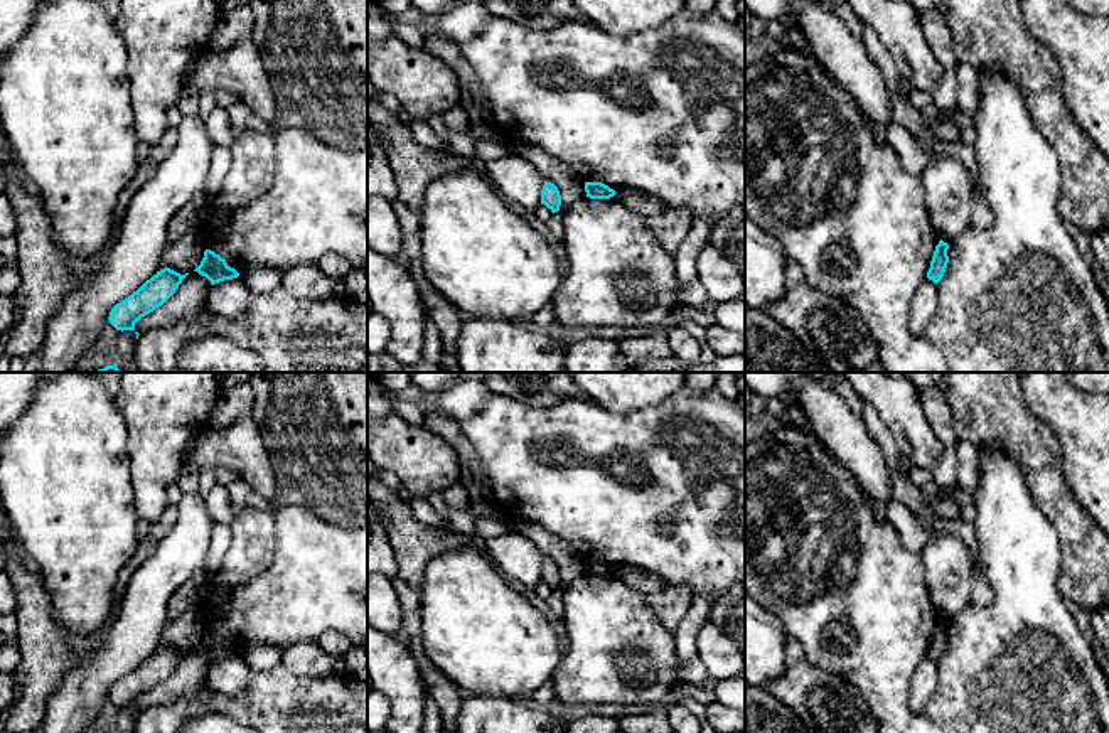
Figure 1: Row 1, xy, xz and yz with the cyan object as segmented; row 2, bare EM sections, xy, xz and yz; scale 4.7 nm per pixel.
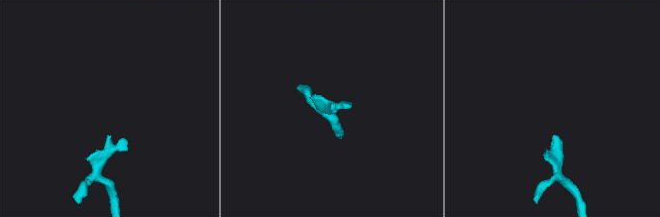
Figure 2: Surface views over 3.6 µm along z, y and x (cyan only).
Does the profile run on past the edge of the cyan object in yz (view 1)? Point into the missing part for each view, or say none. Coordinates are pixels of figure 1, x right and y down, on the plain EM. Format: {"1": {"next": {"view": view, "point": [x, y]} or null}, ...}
{"1": {"next": null}}

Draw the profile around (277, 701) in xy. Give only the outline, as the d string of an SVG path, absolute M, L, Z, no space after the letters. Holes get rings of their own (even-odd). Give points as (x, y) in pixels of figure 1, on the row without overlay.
M278 664L266 672L251 671L251 684L238 696L219 694L206 682L182 699L143 709L135 720L133 733L179 733L189 720L209 711L226 714L258 733L367 733L367 681L349 672L327 677L302 677Z

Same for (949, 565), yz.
M917 517L930 531L930 541L920 553L927 573L932 603L937 613L949 620L971 602L972 571L979 566L978 551L972 556L959 534L937 529Z

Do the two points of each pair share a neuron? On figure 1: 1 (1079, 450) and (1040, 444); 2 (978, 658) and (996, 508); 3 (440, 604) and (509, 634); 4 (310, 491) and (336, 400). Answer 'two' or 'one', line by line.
1: two
2: one
3: one
4: one

